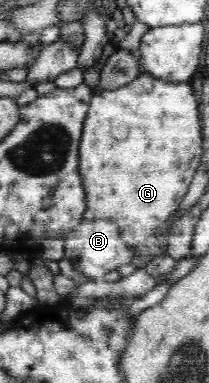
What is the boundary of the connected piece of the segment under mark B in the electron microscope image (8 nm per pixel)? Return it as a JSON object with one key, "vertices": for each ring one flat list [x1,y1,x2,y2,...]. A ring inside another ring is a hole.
{"vertices":[[107,219,82,220,72,232,64,237,66,255,74,268,90,280,98,280,121,265,132,265,131,247,123,241,118,224]]}

